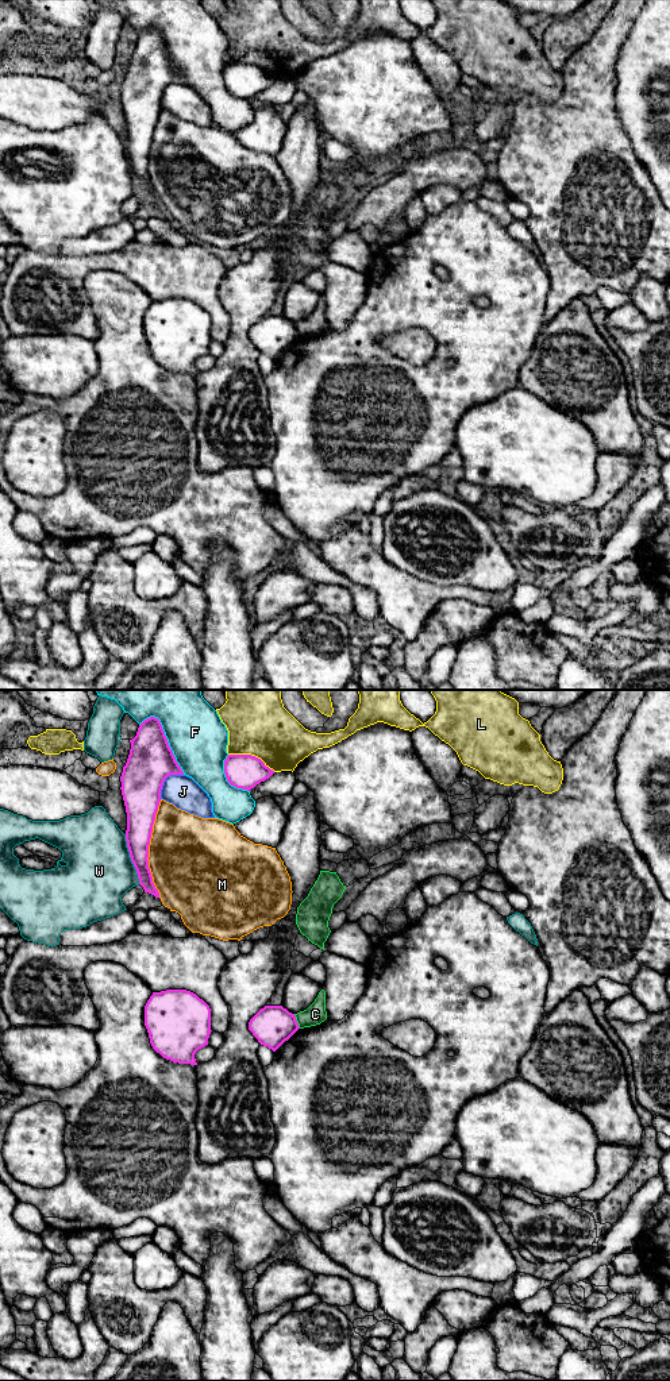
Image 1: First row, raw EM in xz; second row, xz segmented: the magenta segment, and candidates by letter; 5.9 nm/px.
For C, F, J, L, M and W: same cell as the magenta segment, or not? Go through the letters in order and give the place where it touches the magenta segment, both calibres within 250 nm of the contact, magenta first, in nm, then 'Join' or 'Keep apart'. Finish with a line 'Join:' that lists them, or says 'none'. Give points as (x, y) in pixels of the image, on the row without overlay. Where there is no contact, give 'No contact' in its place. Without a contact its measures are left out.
C: Touches magenta at xz (296, 330). Thickness 240 nm (magenta) against 120 nm. Keep apart
F: Touches magenta at xz (166, 49). Thickness 280 nm (magenta) against 340 nm. Keep apart
J: Touches magenta at xz (164, 89). Thickness 280 nm (magenta) against 190 nm. Keep apart
L: Touches magenta at xz (250, 64). Thickness 200 nm (magenta) against 360 nm. Keep apart
M: Touches magenta at xz (147, 158). Thickness 180 nm (magenta) against 480 nm. Keep apart
W: Touches magenta at xz (131, 168). Thickness 160 nm (magenta) against 400 nm. Keep apart
Join: none

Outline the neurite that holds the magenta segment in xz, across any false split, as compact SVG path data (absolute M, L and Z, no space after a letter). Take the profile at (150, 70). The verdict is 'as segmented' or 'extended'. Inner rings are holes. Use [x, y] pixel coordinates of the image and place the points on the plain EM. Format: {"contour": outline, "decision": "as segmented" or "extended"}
{"contour": "M158 27L145 28L130 51L130 63L120 85L127 121L126 150L139 193L145 201L159 207L149 177L149 154L163 90L170 84L184 81Z", "decision": "as segmented"}

